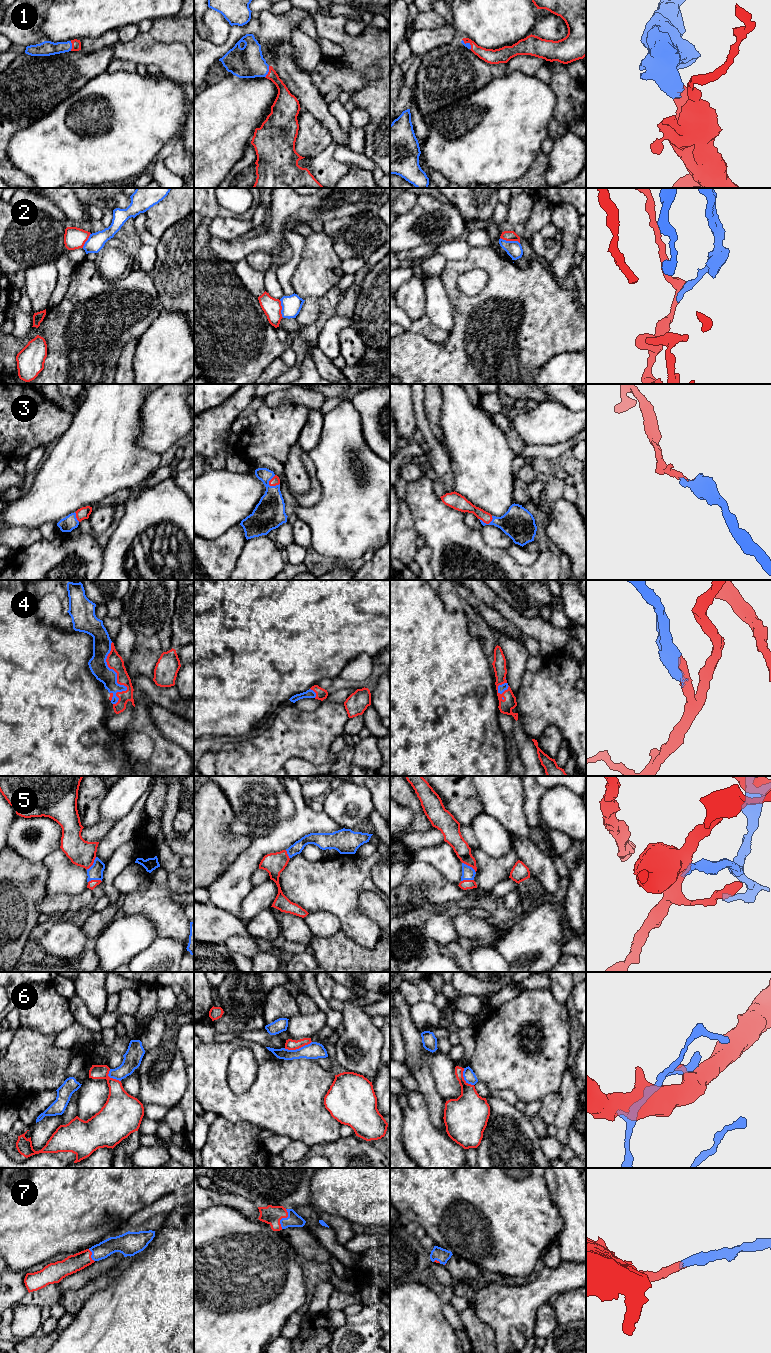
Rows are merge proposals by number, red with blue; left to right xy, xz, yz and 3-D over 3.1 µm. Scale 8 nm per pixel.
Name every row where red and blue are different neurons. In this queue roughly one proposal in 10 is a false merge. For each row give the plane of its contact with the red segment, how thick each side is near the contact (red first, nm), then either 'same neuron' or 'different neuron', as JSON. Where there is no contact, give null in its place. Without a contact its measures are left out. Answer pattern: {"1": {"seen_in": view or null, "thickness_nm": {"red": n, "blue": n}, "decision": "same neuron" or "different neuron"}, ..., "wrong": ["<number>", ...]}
{"1": {"seen_in": "xz", "thickness_nm": {"red": 130, "blue": 260}, "decision": "same neuron"}, "2": {"seen_in": "yz", "thickness_nm": {"red": 80, "blue": 130}, "decision": "different neuron"}, "3": {"seen_in": "xz", "thickness_nm": {"red": 70, "blue": 240}, "decision": "same neuron"}, "4": {"seen_in": "xy", "thickness_nm": {"red": 130, "blue": 140}, "decision": "same neuron"}, "5": {"seen_in": "yz", "thickness_nm": {"red": 130, "blue": 110}, "decision": "same neuron"}, "6": {"seen_in": "xz", "thickness_nm": {"red": 90, "blue": 140}, "decision": "different neuron"}, "7": {"seen_in": "xz", "thickness_nm": {"red": 150, "blue": 110}, "decision": "same neuron"}, "wrong": ["2", "6"]}

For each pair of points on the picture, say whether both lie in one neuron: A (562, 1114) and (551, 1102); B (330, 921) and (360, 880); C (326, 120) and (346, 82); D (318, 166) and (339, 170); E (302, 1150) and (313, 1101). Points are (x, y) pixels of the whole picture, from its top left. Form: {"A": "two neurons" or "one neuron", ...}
{"A": "two neurons", "B": "two neurons", "C": "two neurons", "D": "one neuron", "E": "two neurons"}

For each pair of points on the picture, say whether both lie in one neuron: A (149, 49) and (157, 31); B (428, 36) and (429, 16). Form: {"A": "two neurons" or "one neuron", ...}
{"A": "two neurons", "B": "two neurons"}

